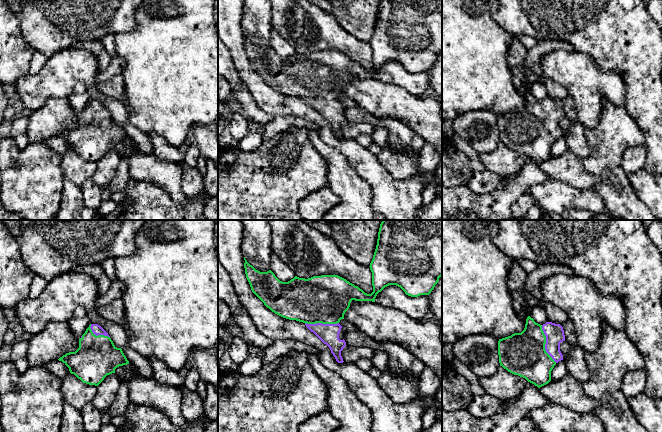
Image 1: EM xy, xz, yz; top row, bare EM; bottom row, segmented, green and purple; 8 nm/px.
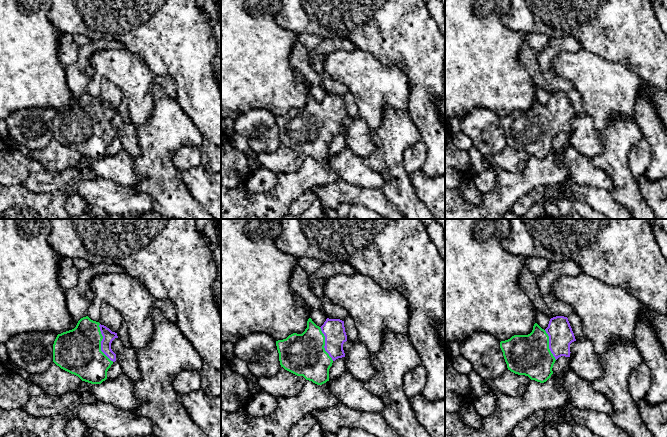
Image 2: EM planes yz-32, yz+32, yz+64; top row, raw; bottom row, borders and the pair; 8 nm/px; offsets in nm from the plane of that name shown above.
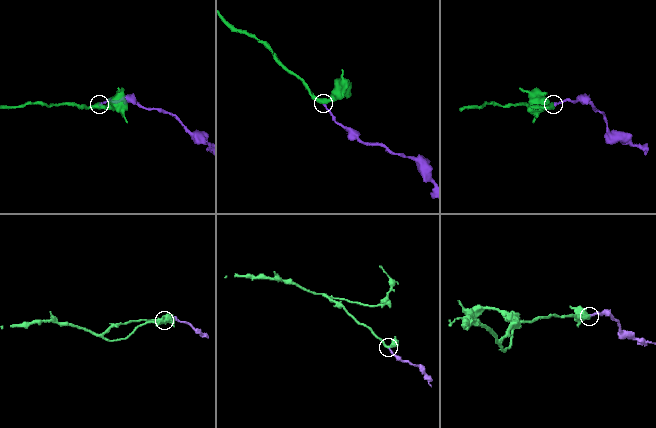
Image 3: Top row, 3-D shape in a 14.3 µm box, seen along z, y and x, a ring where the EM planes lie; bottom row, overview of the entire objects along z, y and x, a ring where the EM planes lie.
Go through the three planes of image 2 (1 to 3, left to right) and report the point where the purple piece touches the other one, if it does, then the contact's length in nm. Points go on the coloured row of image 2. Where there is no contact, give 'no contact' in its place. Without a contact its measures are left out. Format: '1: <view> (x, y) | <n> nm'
1: yz-32 (100, 343) | 320 nm
2: yz+32 (324, 344) | 300 nm
3: yz+64 (548, 345) | 260 nm

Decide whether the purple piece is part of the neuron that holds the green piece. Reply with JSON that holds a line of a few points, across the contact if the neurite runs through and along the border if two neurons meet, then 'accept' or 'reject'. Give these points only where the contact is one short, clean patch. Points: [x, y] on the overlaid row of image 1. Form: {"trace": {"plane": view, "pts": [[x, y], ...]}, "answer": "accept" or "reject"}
{"trace": {"plane": "yz", "pts": [[523, 354], [532, 353], [545, 343], [554, 333]]}, "answer": "accept"}

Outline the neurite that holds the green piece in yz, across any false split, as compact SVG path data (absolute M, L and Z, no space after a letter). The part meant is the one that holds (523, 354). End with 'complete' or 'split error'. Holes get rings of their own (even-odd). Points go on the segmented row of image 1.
M528 316L521 333L499 339L500 366L540 388L551 381L552 369L563 360L560 351L563 341L565 335L560 324L540 325Z | split error

